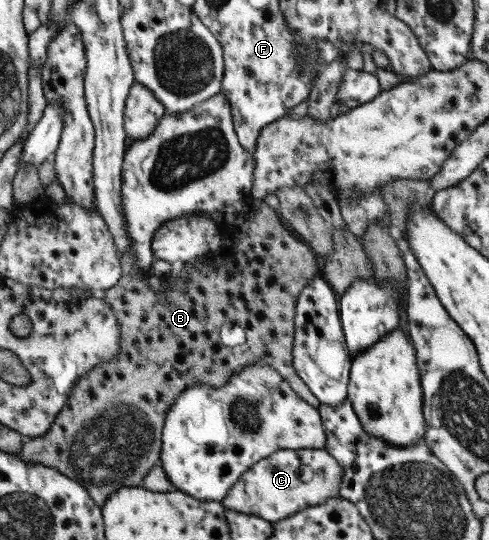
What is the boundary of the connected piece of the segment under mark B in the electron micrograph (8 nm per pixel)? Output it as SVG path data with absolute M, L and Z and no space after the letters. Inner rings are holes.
M260 199L249 200L244 205L244 208L242 208L242 211L237 214L236 221L234 221L232 226L234 229L230 229L230 235L226 237L226 249L218 249L215 253L207 252L204 255L204 263L202 263L202 265L198 265L196 261L183 263L179 266L179 270L176 272L174 282L170 282L168 278L165 282L162 281L162 284L165 284L164 292L161 293L163 298L159 298L159 295L151 288L147 279L139 280L138 278L126 277L125 275L121 275L112 287L96 293L97 297L101 297L101 299L109 305L114 317L117 317L117 322L120 327L120 345L117 356L113 360L102 362L92 369L89 369L85 374L82 374L72 386L62 409L56 414L48 431L42 436L24 439L22 449L19 453L16 453L16 456L20 456L32 467L45 465L46 467L56 469L65 477L72 479L72 481L77 481L78 485L82 485L82 487L84 487L90 494L92 501L98 507L102 507L102 505L104 505L104 500L109 496L109 493L112 493L121 487L140 486L146 473L159 461L161 429L166 412L169 410L171 404L174 403L175 397L178 397L178 394L183 389L186 389L191 385L204 383L211 388L226 385L227 379L232 373L255 361L261 361L272 367L284 381L287 381L288 385L295 391L295 394L302 398L302 401L305 401L308 405L318 407L320 404L319 401L310 393L306 384L297 376L297 373L293 368L291 349L293 345L294 331L293 317L295 314L295 305L298 294L301 292L301 289L314 278L314 276L320 275L320 263L313 251L306 244L302 244L298 241L292 234L292 231L284 225L278 214L275 211L272 211L272 209ZM230 323L236 325L236 327L240 327L240 329L243 329L244 331L245 341L240 346L227 347L221 345L219 339L220 327ZM130 405L140 409L140 413L144 413L144 419L146 419L146 421L134 421L134 411L132 411L132 419L130 419Z

